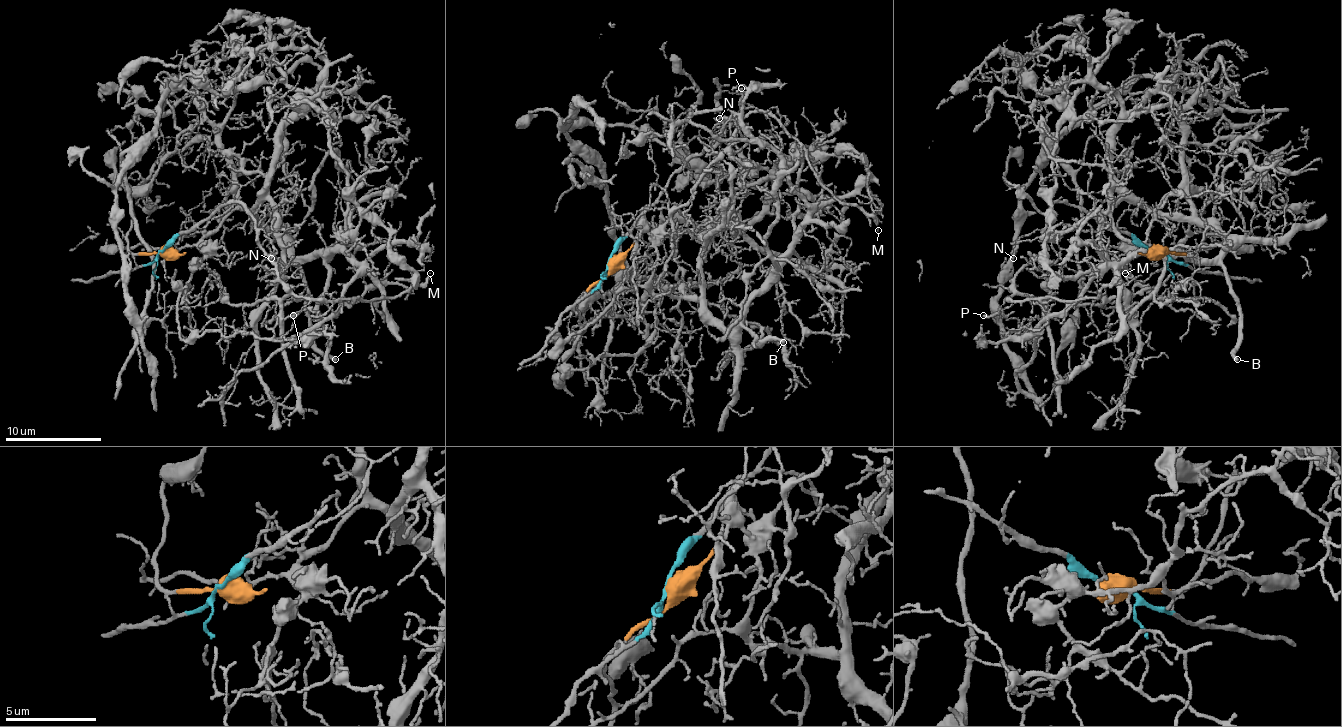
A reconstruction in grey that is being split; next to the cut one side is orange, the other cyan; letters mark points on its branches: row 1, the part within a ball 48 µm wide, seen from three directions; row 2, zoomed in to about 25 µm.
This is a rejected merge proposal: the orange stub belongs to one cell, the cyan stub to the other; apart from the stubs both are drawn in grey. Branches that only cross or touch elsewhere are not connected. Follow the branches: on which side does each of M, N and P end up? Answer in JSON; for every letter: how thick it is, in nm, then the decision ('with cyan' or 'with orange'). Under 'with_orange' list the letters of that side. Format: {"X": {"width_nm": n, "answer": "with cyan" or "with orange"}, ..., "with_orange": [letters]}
{"M": {"width_nm": 70, "answer": "with cyan"}, "N": {"width_nm": 140, "answer": "with cyan"}, "P": {"width_nm": 190, "answer": "with cyan"}, "with_orange": []}

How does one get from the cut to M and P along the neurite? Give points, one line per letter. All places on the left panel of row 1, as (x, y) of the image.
M: (160, 252), (218, 206), (237, 201), (254, 221), (256, 242), (302, 297), (395, 297), (422, 285), (429, 273)
P: (160, 252), (218, 206), (237, 201), (254, 221), (256, 242), (280, 278), (309, 302), (292, 314)

